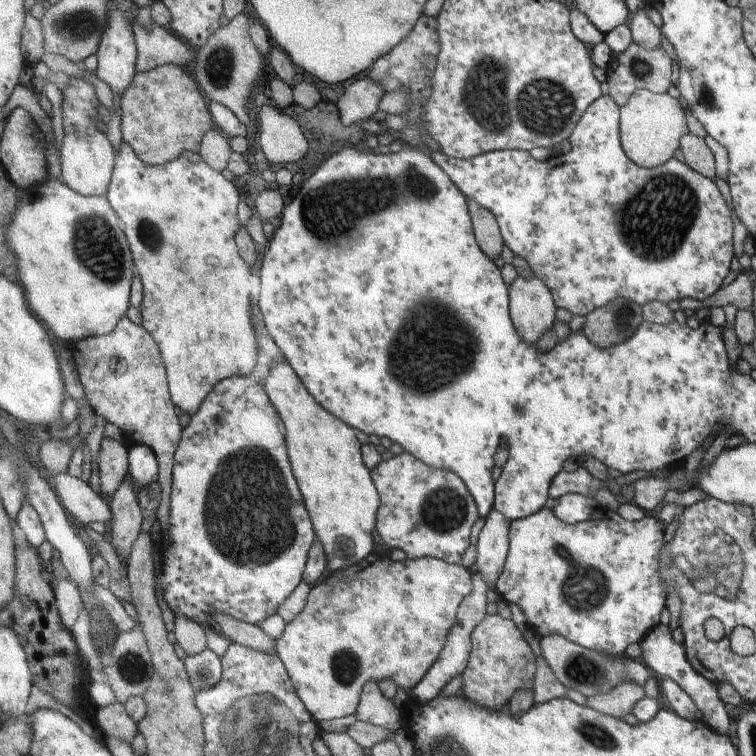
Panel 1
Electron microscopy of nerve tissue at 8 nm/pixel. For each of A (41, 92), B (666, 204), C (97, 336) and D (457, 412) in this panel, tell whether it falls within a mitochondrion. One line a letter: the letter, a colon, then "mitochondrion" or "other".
A: other
B: mitochondrion
C: other
D: other

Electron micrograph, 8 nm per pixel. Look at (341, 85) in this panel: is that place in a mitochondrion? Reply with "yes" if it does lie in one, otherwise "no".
no

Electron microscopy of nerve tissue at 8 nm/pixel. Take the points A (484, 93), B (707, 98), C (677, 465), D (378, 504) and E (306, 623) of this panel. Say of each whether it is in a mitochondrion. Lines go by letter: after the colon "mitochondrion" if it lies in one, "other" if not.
A: mitochondrion
B: mitochondrion
C: other
D: other
E: other

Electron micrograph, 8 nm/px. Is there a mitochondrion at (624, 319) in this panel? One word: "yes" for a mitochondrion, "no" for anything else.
yes

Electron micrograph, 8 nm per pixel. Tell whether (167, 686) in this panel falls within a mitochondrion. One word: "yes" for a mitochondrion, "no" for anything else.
yes

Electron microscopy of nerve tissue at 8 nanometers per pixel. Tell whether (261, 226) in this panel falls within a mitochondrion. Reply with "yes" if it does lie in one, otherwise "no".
no

